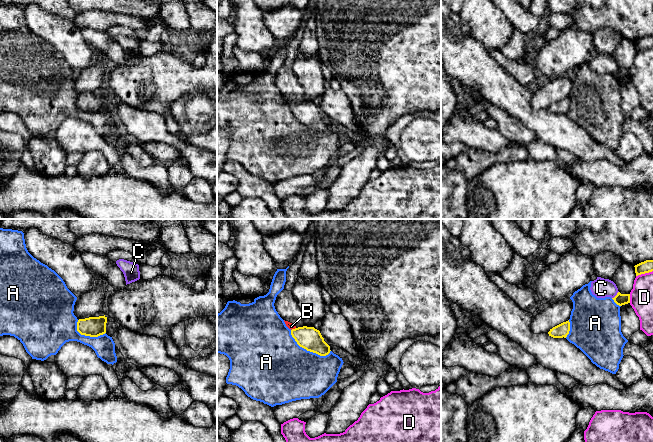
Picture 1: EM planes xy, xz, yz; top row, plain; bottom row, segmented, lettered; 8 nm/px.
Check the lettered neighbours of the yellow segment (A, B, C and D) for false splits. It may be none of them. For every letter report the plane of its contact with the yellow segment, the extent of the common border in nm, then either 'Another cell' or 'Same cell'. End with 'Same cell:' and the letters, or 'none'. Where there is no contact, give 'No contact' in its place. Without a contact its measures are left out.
A: Touches yellow in xz. Shared border 380 nm. Another cell
B: Touches yellow in xz. Shared border 50 nm. Same cell
C: Touches yellow in yz. Shared border 80 nm. Another cell
D: Touches yellow in yz. Shared border 140 nm. Another cell
Same cell: B

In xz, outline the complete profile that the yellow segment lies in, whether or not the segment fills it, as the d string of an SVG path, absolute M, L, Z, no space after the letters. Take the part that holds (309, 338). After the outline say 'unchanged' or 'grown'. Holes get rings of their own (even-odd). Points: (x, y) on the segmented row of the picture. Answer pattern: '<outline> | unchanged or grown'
M285 321L286 326L291 330L291 335L297 344L307 351L326 356L330 353L330 346L324 341L319 330L314 327L296 327L294 324Z | grown

